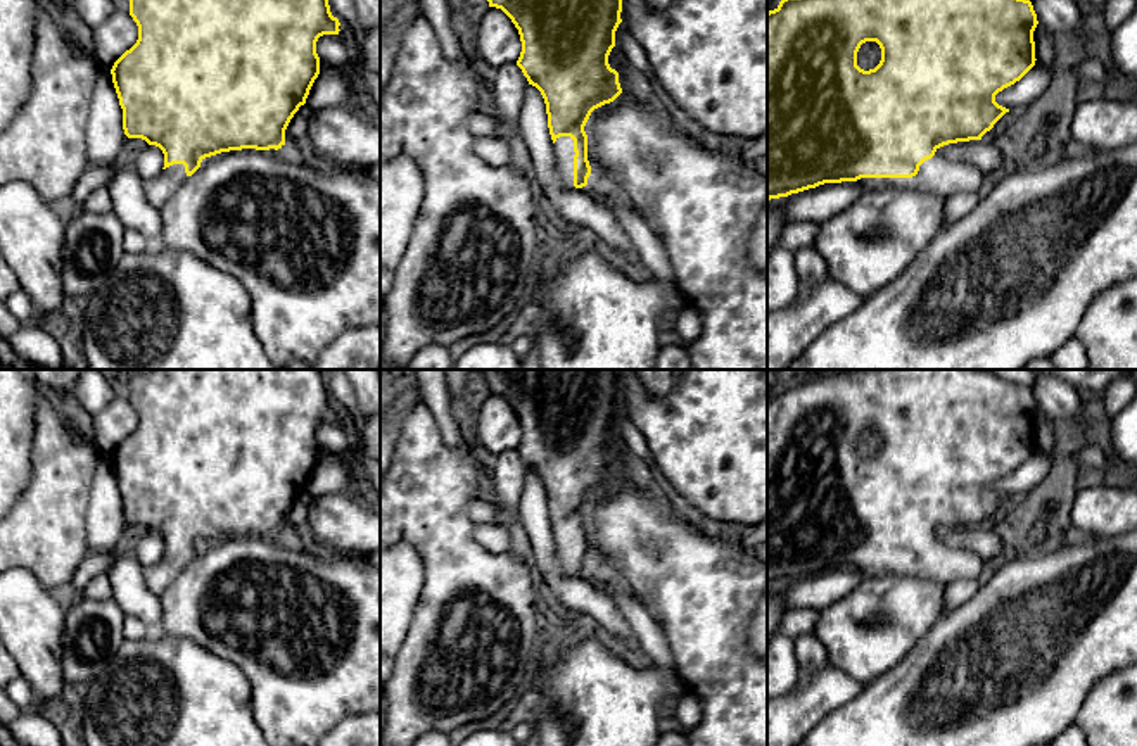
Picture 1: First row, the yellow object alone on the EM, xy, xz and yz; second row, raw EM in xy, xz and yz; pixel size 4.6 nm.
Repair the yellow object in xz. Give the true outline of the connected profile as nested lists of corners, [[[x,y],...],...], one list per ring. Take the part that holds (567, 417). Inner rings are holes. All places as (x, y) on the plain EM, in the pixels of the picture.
[[[480,370],[480,375],[489,394],[501,395],[518,416],[522,439],[517,452],[544,485],[560,572],[567,577],[586,573],[591,553],[584,513],[594,496],[613,489],[622,480],[619,459],[608,451],[615,418],[622,409],[620,370]]]

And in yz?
[[[842,370],[783,385],[774,397],[767,399],[767,587],[842,568],[857,568],[864,575],[911,575],[935,580],[940,585],[961,578],[978,580],[983,561],[968,549],[949,547],[938,535],[981,527],[1009,499],[995,489],[995,482],[1019,468],[1035,452],[1033,418],[1037,411],[1030,387],[1006,382],[990,370]],[[866,428],[876,428],[881,435],[880,451],[869,458],[857,452],[857,439]]]

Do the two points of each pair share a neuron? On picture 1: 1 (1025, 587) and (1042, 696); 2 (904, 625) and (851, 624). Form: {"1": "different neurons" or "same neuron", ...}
{"1": "same neuron", "2": "same neuron"}

